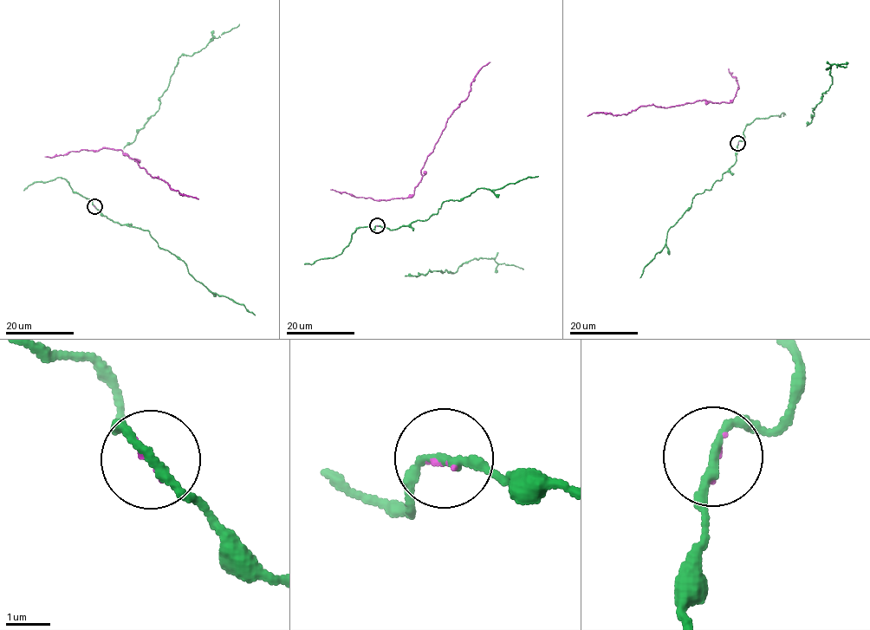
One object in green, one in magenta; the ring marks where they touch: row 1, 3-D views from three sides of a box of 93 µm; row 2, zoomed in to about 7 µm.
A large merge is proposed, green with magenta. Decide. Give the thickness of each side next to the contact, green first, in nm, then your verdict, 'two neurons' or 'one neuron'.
190 nm thick on the green side, 60 nm on the other; one neuron

